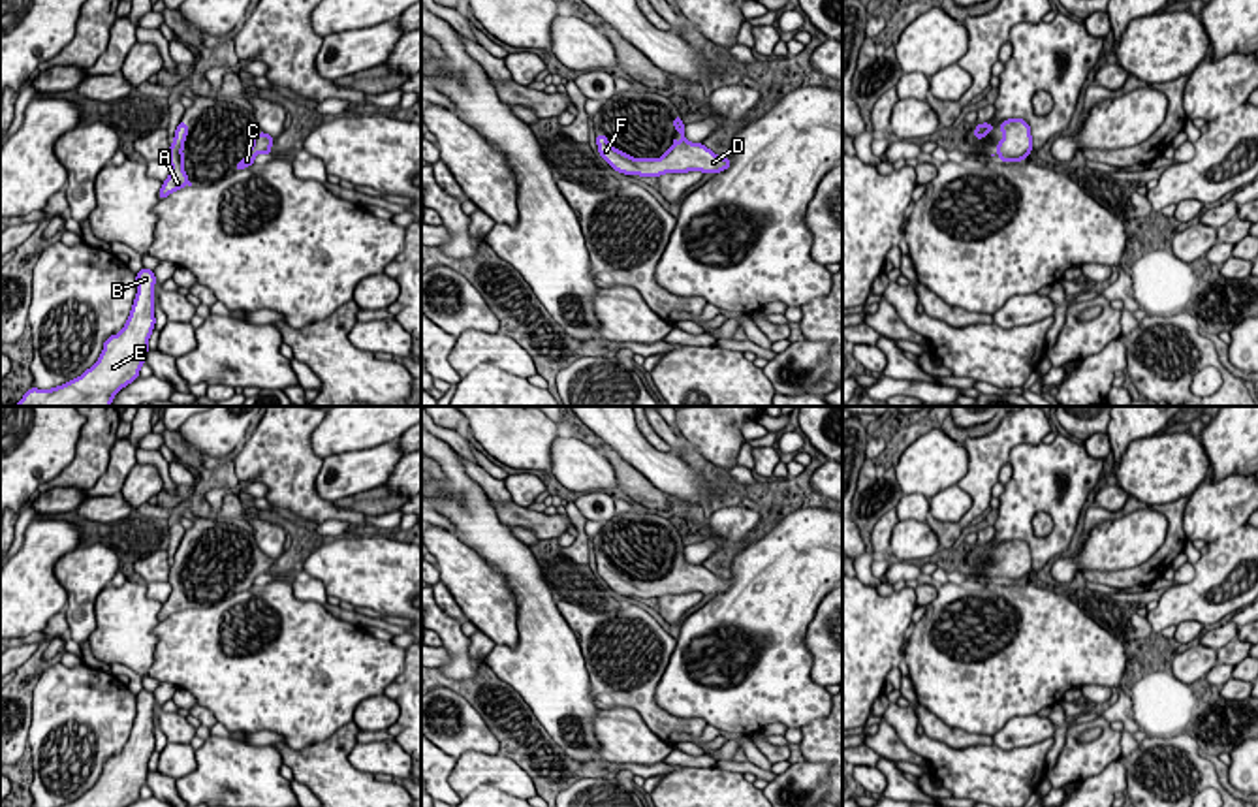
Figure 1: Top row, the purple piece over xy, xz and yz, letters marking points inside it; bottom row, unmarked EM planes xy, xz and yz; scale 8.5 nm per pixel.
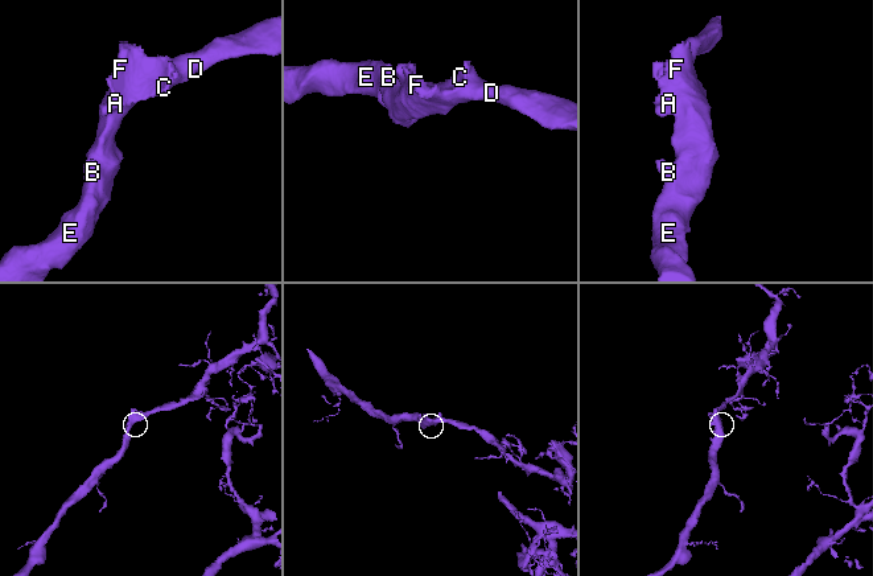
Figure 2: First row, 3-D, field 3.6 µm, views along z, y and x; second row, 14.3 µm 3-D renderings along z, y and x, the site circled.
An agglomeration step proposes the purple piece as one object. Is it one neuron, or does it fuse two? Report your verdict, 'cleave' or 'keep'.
keep

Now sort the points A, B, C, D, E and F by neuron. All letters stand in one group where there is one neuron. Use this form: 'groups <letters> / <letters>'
groups A B C D E F

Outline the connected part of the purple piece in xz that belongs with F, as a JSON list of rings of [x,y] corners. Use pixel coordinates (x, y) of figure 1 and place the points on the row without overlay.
[[[673,538],[673,549],[681,555],[681,561],[673,561],[673,566],[660,579],[634,579],[632,576],[611,568],[604,555],[596,557],[598,576],[615,593],[639,598],[688,593],[720,594],[731,587],[731,579],[715,576],[703,564],[690,564],[684,559],[683,538]]]

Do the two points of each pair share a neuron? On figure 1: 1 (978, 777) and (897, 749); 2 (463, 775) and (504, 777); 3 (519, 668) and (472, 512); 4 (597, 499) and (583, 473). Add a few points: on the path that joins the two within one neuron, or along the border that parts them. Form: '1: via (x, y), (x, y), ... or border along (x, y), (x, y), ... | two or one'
1: border along (890, 725), (927, 762), (931, 772) | two
2: via (472, 775), (495, 775) | one
3: via (533, 629), (531, 589), (519, 567), (504, 552) | one
4: border along (598, 490), (585, 493) | two

